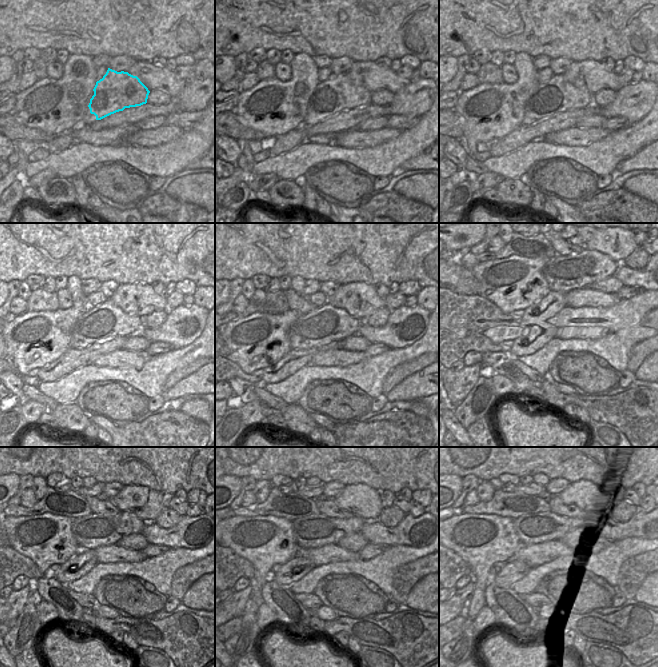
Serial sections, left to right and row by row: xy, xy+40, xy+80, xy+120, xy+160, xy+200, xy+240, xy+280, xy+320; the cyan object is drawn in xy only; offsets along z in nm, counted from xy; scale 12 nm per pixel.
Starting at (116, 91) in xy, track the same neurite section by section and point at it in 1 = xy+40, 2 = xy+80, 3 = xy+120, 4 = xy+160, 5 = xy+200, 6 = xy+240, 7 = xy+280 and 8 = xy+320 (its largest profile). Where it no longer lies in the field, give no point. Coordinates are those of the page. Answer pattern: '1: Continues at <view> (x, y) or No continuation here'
1: Continues at xy+40 (336, 94)
2: Continues at xy+80 (562, 96)
3: Continues at xy+120 (114, 322)
4: Continues at xy+160 (341, 324)
5: Continues at xy+200 (549, 306)
6: Continues at xy+240 (94, 530)
7: Continues at xy+280 (317, 530)
8: Continues at xy+320 (537, 528)

